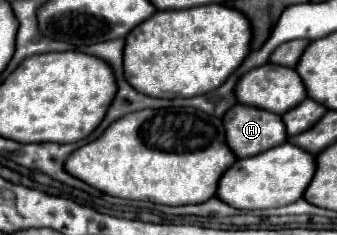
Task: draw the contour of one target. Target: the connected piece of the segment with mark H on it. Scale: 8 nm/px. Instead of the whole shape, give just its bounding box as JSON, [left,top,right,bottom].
[224,105,288,159]

